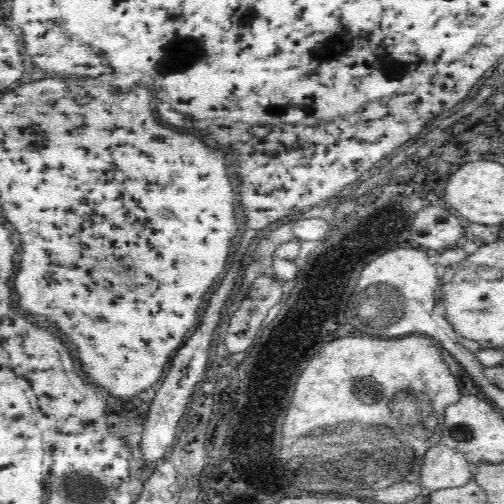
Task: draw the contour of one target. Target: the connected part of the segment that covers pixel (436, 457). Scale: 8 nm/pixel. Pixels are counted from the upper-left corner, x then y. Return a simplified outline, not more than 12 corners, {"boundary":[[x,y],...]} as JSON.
{"boundary":[[441,442],[424,455],[424,491],[460,488],[473,478],[463,452]]}

